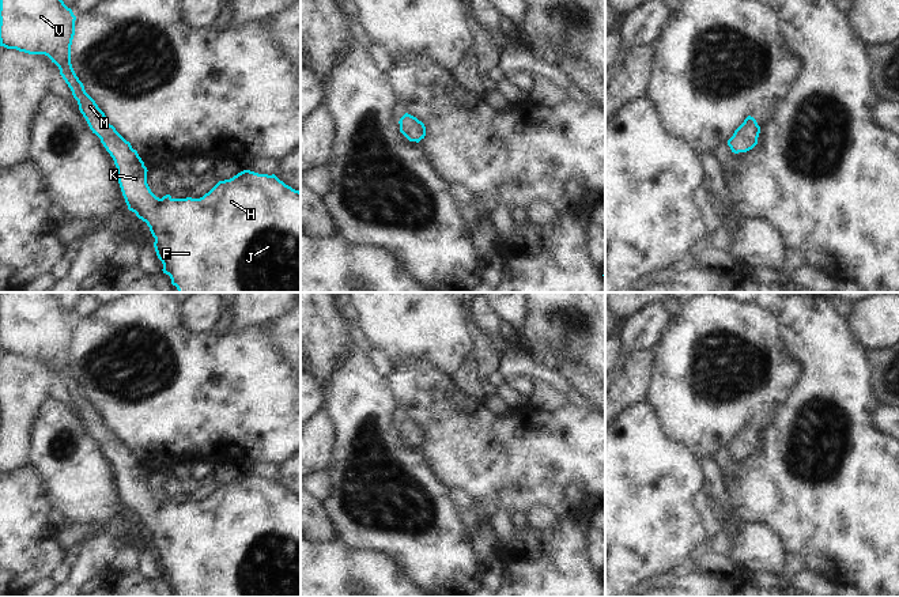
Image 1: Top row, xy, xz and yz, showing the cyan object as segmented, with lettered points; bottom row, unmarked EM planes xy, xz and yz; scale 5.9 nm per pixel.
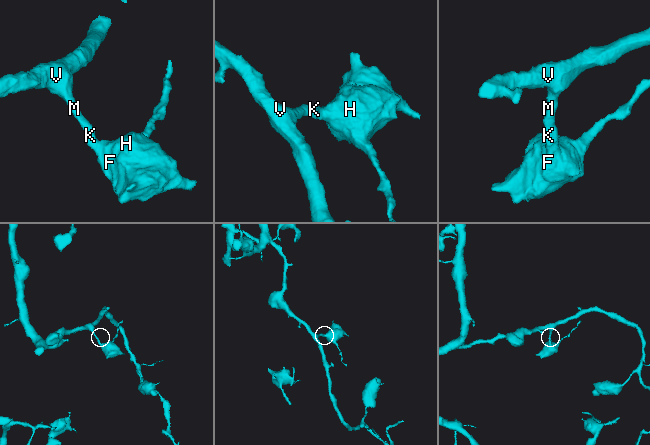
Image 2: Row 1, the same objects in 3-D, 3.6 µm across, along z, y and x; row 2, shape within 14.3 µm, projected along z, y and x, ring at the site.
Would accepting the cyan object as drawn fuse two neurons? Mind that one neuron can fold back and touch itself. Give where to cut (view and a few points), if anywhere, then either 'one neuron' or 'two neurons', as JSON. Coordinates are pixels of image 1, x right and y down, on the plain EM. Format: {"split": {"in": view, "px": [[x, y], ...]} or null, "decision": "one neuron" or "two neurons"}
{"split": null, "decision": "one neuron"}

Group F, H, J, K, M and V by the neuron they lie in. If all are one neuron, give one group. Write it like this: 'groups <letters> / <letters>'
groups F H J K M V

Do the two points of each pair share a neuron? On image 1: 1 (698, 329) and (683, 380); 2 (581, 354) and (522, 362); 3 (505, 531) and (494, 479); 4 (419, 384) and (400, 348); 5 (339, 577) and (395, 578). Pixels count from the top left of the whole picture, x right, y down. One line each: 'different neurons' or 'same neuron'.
1: same neuron
2: different neurons
3: different neurons
4: different neurons
5: same neuron

